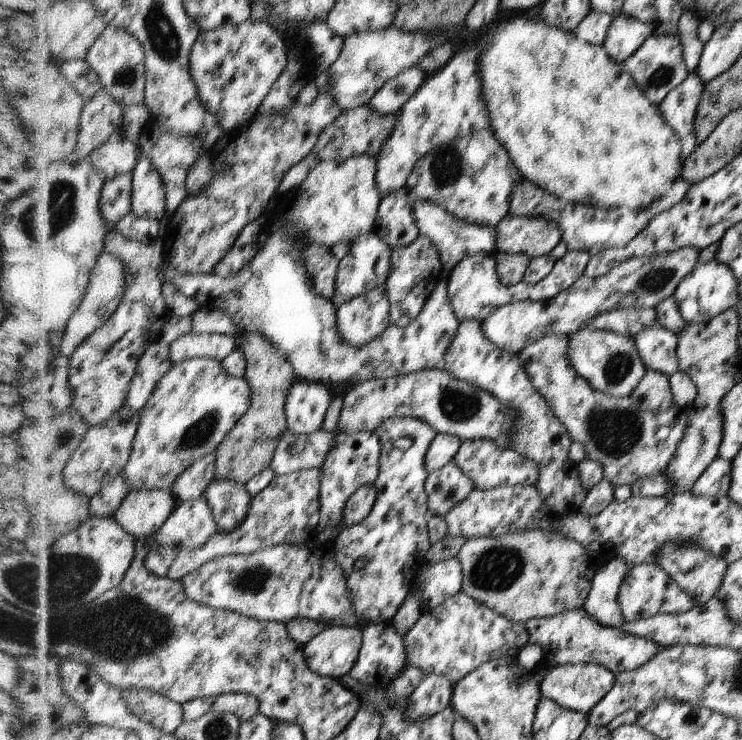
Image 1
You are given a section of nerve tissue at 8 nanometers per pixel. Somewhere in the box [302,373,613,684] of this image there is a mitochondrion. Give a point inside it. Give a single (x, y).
(496, 569)

